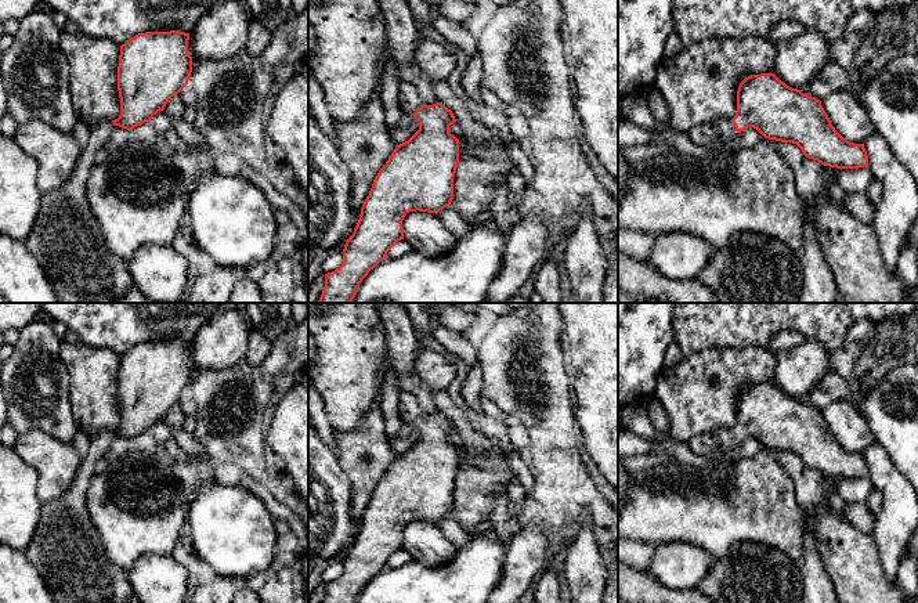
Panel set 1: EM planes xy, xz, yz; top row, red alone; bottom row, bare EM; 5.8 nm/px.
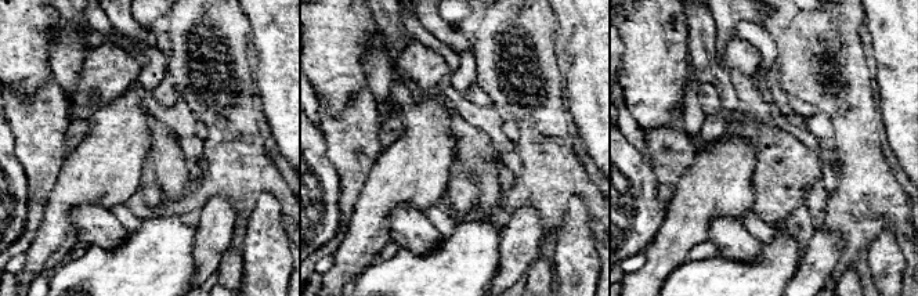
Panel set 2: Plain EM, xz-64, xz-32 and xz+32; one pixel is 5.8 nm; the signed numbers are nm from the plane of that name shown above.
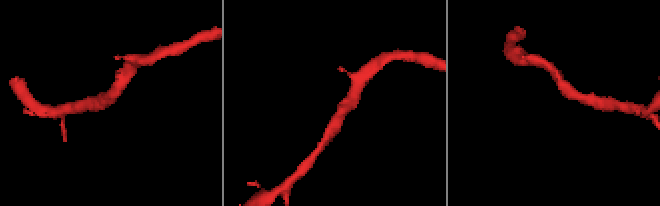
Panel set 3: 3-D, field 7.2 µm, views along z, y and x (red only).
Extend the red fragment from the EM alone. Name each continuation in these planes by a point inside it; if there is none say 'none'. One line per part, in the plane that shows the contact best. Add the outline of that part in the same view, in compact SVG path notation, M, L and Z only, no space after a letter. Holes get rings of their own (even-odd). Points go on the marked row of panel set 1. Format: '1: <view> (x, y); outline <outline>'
1: yz (725, 129); outline M720 119L712 123L715 127L716 136L722 141L733 140L737 136L737 130L731 120Z

